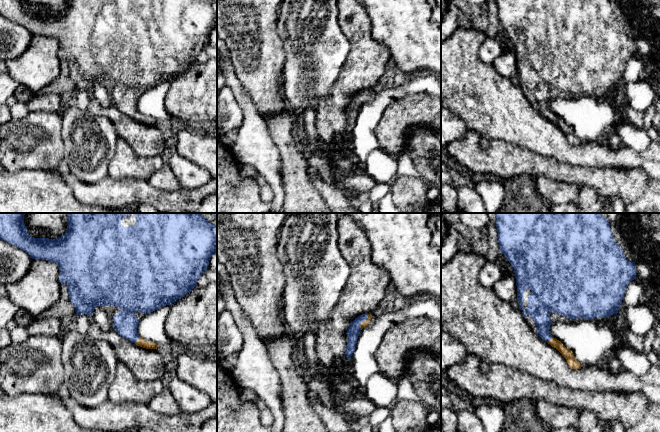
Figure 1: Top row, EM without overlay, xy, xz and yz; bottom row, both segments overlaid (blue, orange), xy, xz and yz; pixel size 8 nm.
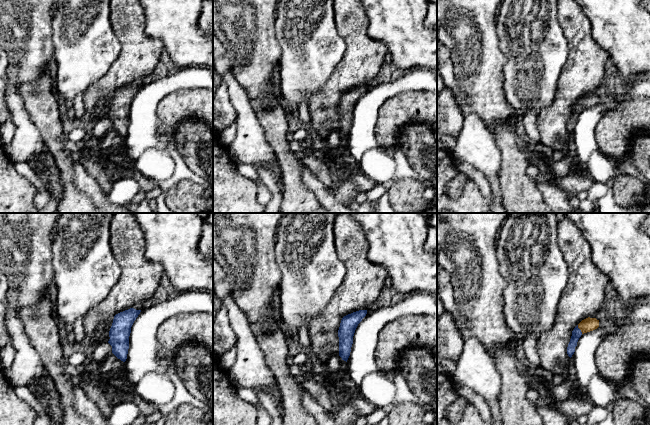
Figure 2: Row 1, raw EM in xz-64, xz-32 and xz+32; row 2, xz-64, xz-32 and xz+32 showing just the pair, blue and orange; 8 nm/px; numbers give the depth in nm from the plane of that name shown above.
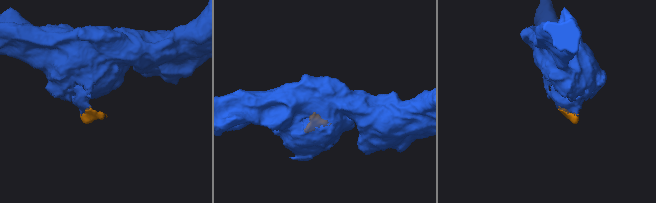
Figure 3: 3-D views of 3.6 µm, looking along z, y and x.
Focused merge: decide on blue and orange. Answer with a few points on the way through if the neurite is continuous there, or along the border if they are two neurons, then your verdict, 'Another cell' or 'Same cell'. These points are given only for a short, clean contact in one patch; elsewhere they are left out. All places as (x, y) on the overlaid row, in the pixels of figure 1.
Path across: xz (354, 330), (363, 321), (365, 323). Same cell

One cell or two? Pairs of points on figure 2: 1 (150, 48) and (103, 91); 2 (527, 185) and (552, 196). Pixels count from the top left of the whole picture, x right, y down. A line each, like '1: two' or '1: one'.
1: one
2: two

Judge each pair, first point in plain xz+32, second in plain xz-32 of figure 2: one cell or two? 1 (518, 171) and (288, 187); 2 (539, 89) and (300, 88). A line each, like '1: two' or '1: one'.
1: one
2: one

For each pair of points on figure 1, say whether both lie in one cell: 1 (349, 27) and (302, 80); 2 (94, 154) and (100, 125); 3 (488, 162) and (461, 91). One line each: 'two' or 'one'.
1: two
2: one
3: two

